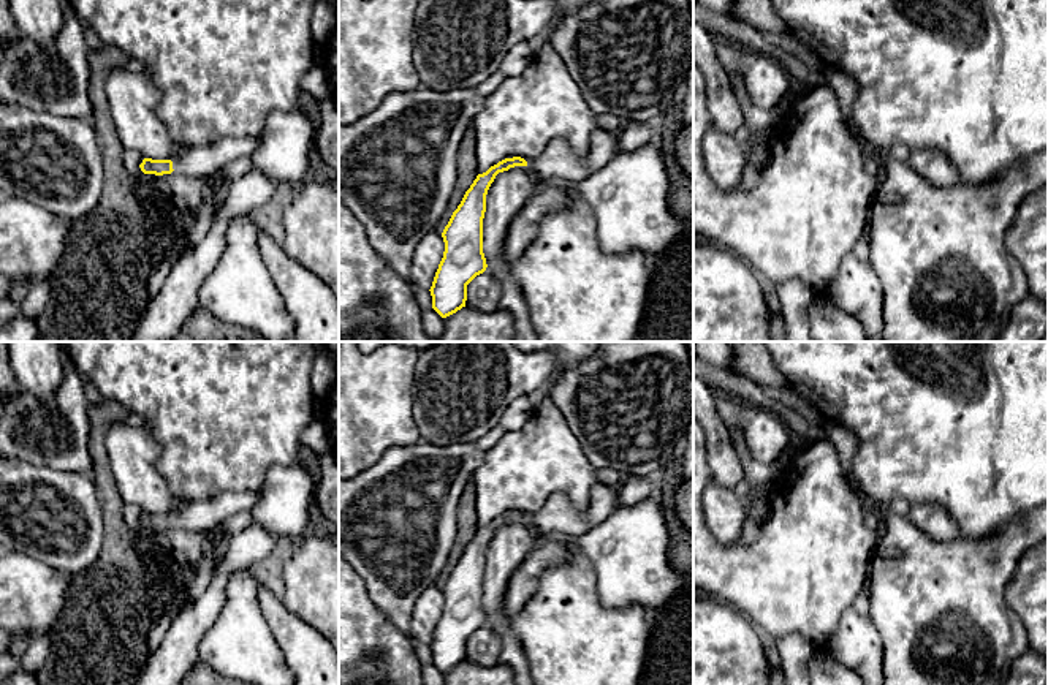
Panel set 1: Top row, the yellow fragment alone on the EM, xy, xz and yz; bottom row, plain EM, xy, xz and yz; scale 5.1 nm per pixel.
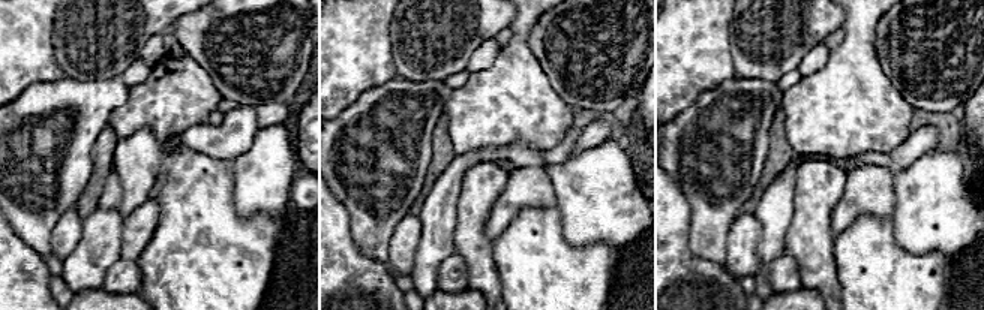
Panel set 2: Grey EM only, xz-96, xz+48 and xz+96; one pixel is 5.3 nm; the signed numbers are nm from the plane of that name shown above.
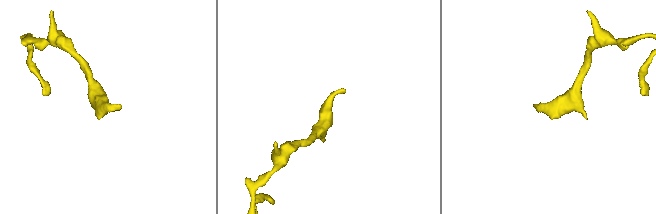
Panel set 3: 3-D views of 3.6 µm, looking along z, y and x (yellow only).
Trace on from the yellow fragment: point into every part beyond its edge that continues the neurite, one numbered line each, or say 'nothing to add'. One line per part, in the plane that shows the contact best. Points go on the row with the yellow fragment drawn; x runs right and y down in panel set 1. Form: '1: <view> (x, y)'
1: xy (206, 160)

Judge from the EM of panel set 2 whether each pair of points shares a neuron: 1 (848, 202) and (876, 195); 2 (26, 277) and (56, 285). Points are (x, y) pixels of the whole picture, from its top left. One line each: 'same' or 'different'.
1: same
2: different

